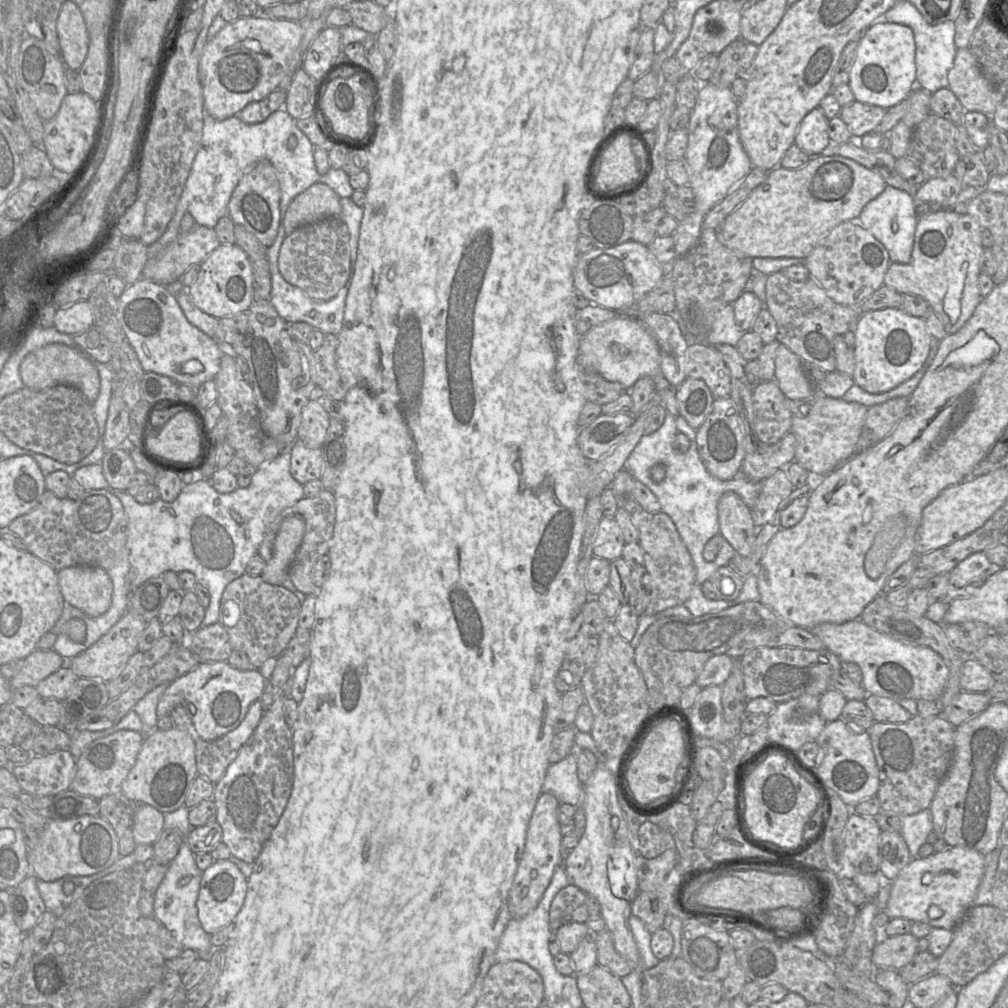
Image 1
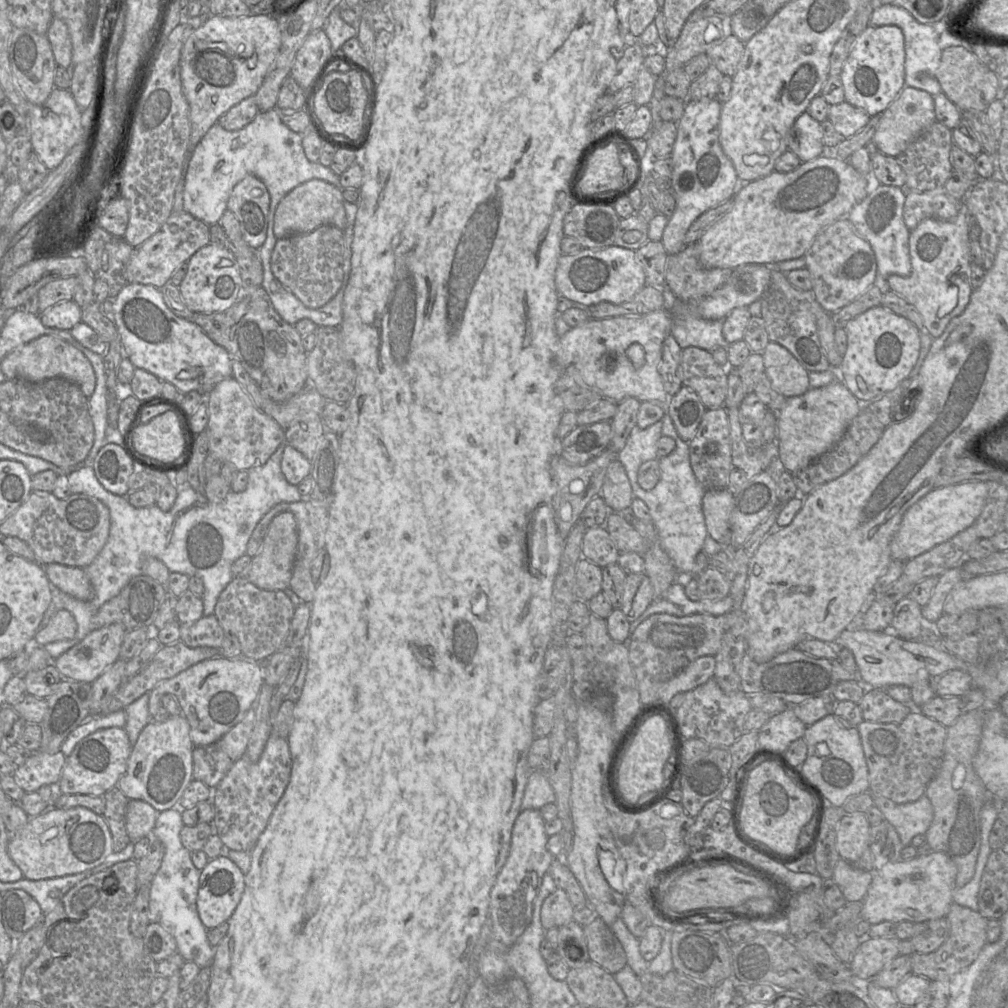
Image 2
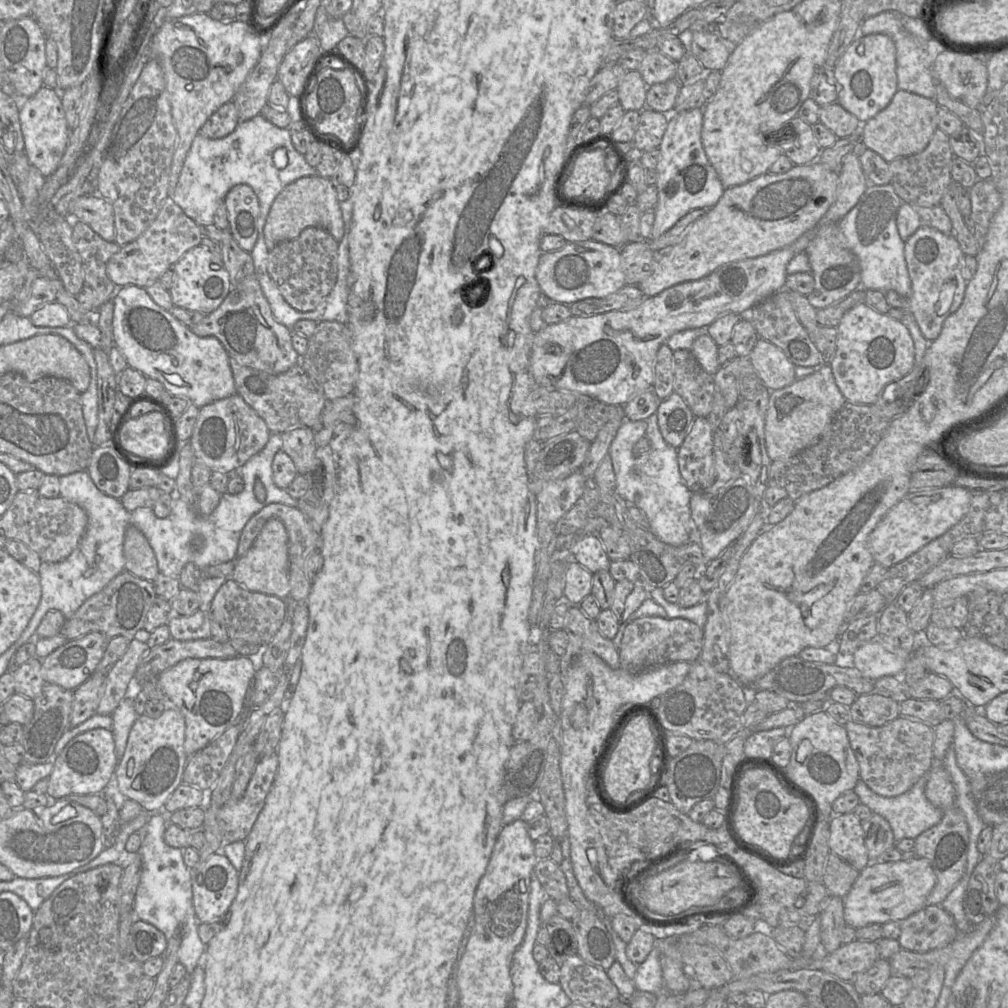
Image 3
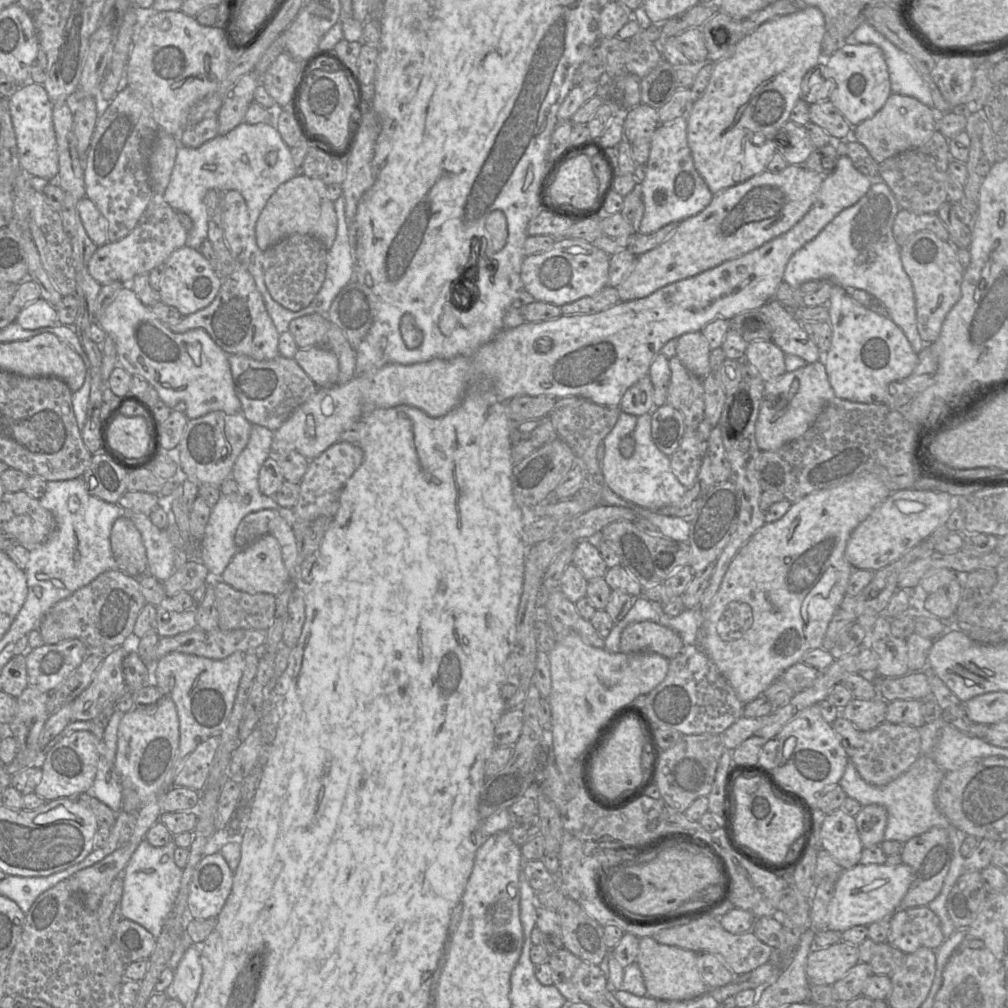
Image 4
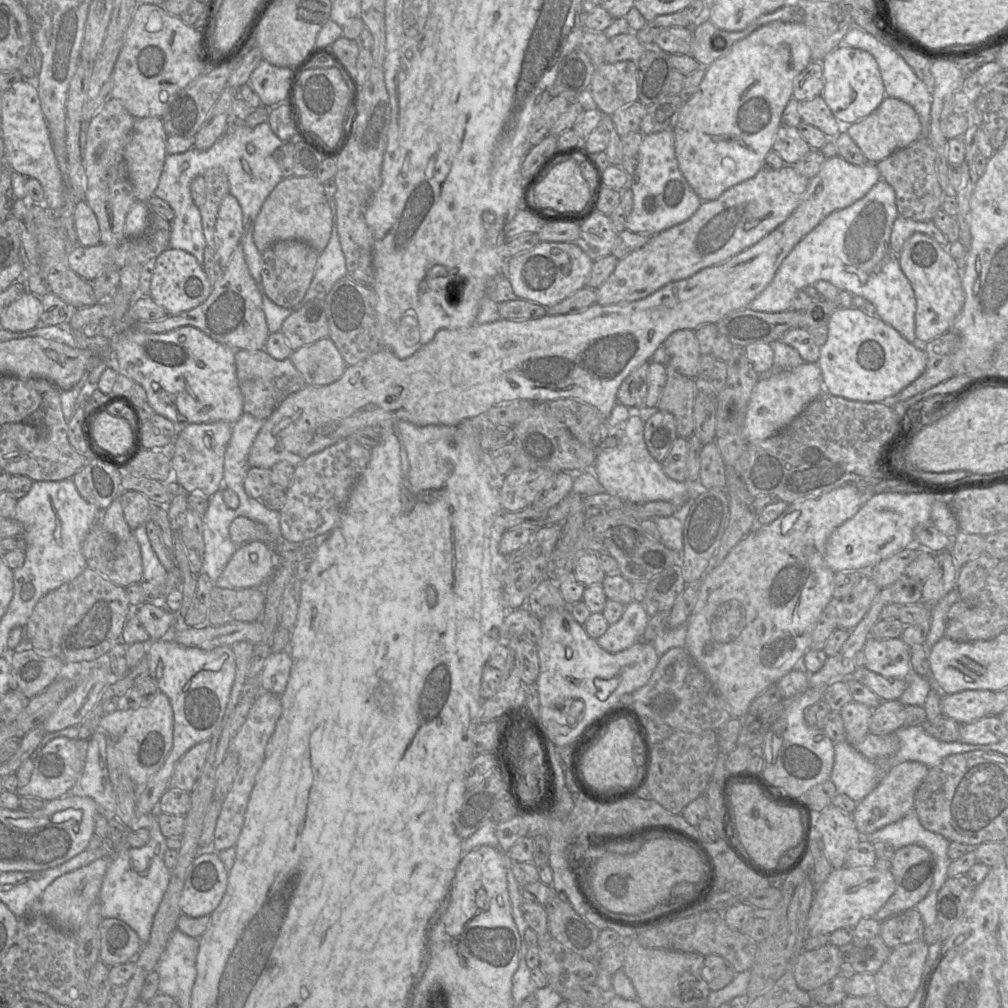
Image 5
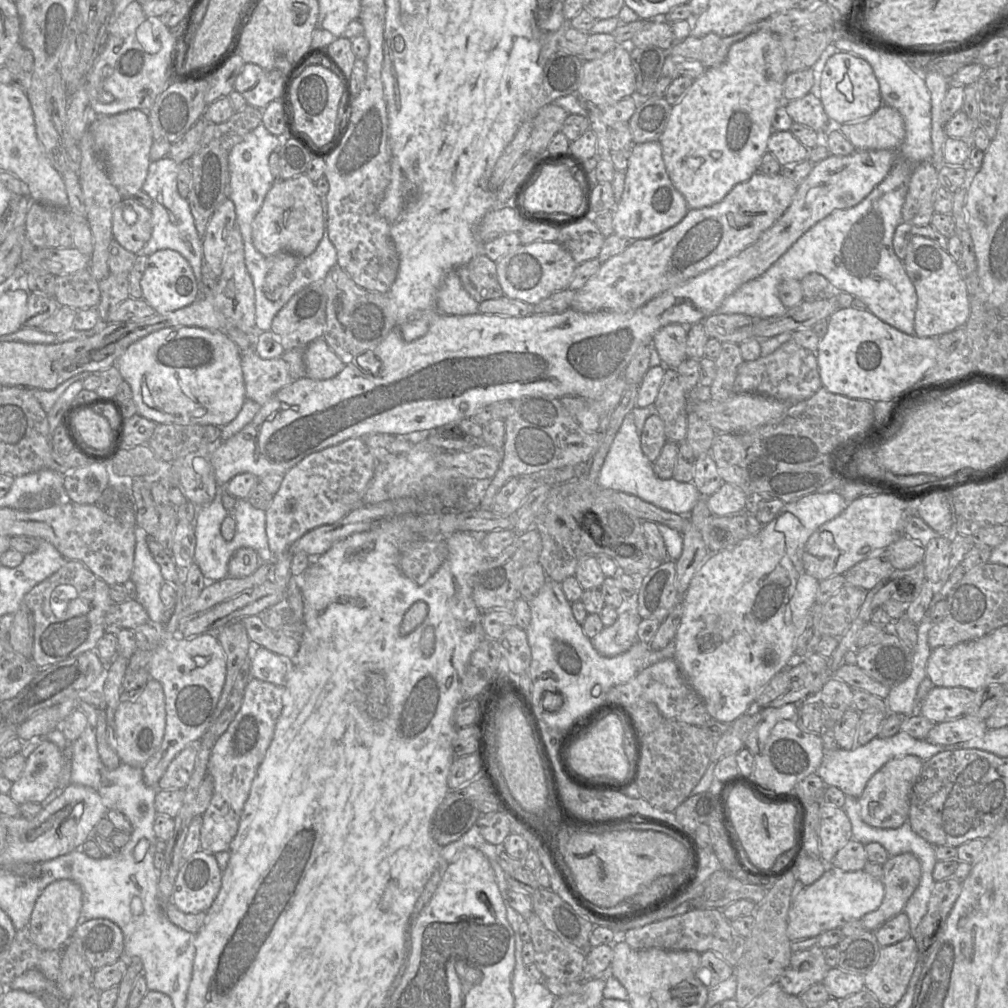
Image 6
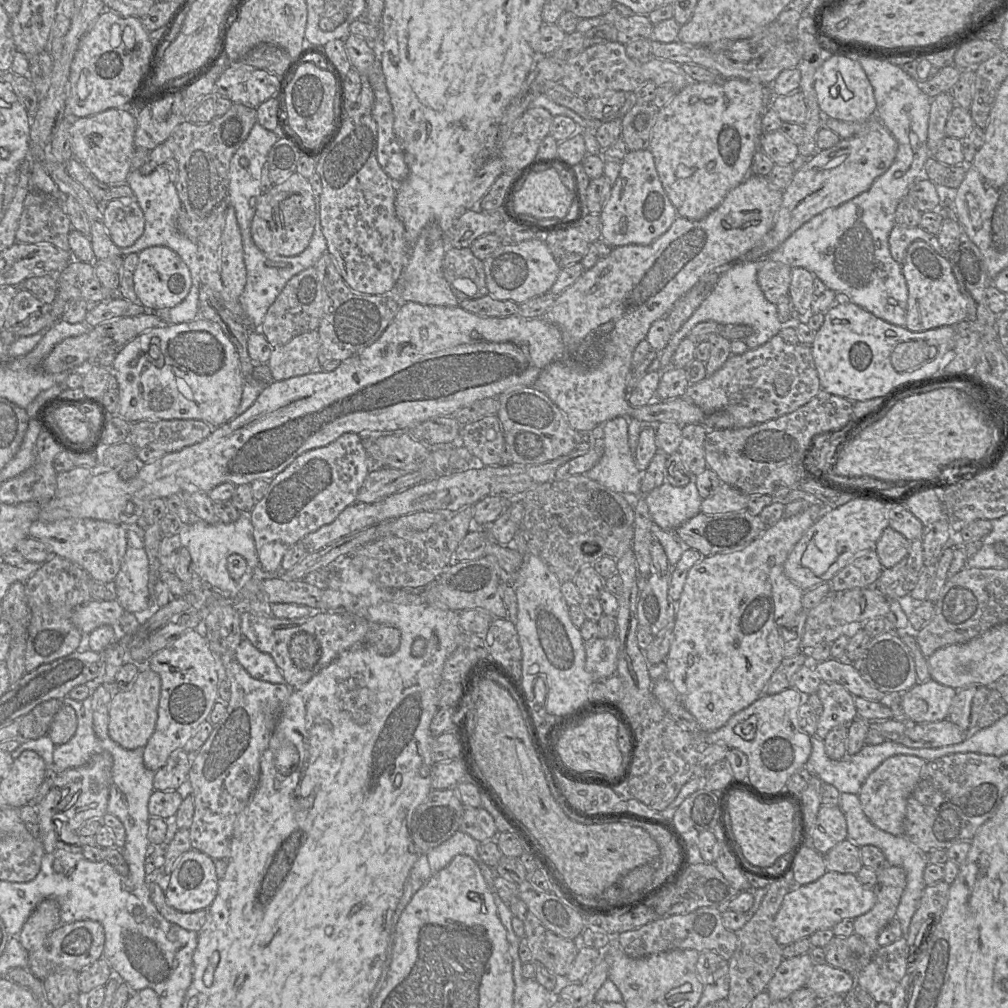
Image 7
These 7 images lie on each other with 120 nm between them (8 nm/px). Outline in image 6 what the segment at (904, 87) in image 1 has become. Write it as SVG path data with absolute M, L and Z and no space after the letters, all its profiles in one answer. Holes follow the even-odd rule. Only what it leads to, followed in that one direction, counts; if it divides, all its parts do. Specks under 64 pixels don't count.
M846 52L835 53L826 61L821 73L819 95L831 127L834 123L857 123L866 120L883 104L879 84L870 64Z

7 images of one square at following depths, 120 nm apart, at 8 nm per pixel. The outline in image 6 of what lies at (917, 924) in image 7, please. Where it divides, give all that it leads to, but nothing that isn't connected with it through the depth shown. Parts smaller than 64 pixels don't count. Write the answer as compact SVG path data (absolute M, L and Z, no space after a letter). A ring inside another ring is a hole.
M951 877L935 882L925 916L912 934L920 957L927 958L944 932L947 918L962 890L962 881Z

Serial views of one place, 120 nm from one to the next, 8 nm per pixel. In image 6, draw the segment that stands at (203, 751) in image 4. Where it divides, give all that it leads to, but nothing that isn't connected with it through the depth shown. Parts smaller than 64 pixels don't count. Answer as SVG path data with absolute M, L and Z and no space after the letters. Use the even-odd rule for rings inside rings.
M191 742L170 762L160 778L157 788L160 790L184 789L194 771L200 742Z

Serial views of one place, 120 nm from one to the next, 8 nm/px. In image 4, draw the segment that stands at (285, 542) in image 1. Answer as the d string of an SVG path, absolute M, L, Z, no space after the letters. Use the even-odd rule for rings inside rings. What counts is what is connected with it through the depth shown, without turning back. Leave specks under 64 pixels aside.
M267 534L244 549L239 549L220 579L239 591L250 594L269 593L276 596L287 586L290 575L285 568L279 542L274 536Z

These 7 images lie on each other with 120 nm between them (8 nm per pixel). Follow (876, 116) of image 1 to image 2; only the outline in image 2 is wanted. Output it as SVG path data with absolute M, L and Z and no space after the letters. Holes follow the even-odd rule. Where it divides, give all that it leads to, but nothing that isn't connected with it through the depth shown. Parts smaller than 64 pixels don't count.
M845 101L829 106L828 120L845 138L851 137L863 129L870 118L871 116L865 110Z

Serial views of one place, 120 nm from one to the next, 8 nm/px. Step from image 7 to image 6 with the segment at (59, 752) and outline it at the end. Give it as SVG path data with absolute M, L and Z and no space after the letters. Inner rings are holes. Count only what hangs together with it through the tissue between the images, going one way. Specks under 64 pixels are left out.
M78 702L78 708L87 718L82 734L71 743L71 783L98 790L101 786L102 768L96 741L97 709L85 702Z

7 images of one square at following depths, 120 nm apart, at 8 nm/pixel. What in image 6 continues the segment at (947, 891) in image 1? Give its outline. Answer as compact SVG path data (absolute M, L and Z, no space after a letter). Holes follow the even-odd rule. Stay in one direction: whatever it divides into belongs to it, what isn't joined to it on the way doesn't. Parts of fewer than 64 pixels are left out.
M829 866L813 884L805 886L791 901L786 933L791 942L818 937L825 931L841 928L848 922L860 920L881 905L885 894L883 883L864 870L843 871Z

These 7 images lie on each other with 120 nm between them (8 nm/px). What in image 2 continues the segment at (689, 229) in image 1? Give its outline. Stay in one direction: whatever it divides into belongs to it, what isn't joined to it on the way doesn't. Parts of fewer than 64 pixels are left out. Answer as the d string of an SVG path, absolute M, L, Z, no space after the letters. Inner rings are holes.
M707 97L700 100L686 101L684 114L677 122L677 137L671 153L673 172L670 177L670 186L674 191L676 207L669 217L661 239L668 255L676 254L684 248L685 234L696 218L708 209L733 198L739 187L740 180L736 174L734 165L724 154L719 141L722 104L723 103L720 103L716 98Z

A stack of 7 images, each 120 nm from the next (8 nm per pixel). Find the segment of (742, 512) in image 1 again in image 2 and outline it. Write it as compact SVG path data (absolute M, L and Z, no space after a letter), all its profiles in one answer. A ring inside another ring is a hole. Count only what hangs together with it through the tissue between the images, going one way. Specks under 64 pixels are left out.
M727 488L706 490L702 498L702 511L708 535L720 544L730 544L730 516L734 497Z

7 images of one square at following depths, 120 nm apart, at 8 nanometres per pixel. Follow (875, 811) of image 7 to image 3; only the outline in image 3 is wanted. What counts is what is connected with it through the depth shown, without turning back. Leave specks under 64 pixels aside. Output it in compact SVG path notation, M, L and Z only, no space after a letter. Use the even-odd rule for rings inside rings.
M873 812L869 818L861 820L861 825L871 861L876 861L885 850L895 847L893 831L883 816Z

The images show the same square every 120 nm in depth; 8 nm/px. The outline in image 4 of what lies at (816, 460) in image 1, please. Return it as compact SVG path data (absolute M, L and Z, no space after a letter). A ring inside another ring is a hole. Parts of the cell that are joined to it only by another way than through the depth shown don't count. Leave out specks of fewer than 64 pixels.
M823 361L808 363L797 370L784 373L776 380L765 382L755 428L755 438L761 451L775 451L803 435L814 423L822 409L835 397Z

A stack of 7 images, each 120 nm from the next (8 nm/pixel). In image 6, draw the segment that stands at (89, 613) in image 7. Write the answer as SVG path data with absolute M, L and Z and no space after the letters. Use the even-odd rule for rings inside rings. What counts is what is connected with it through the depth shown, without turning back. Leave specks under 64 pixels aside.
M136 600L113 603L105 617L107 631L121 628L134 629L149 621L145 608Z

